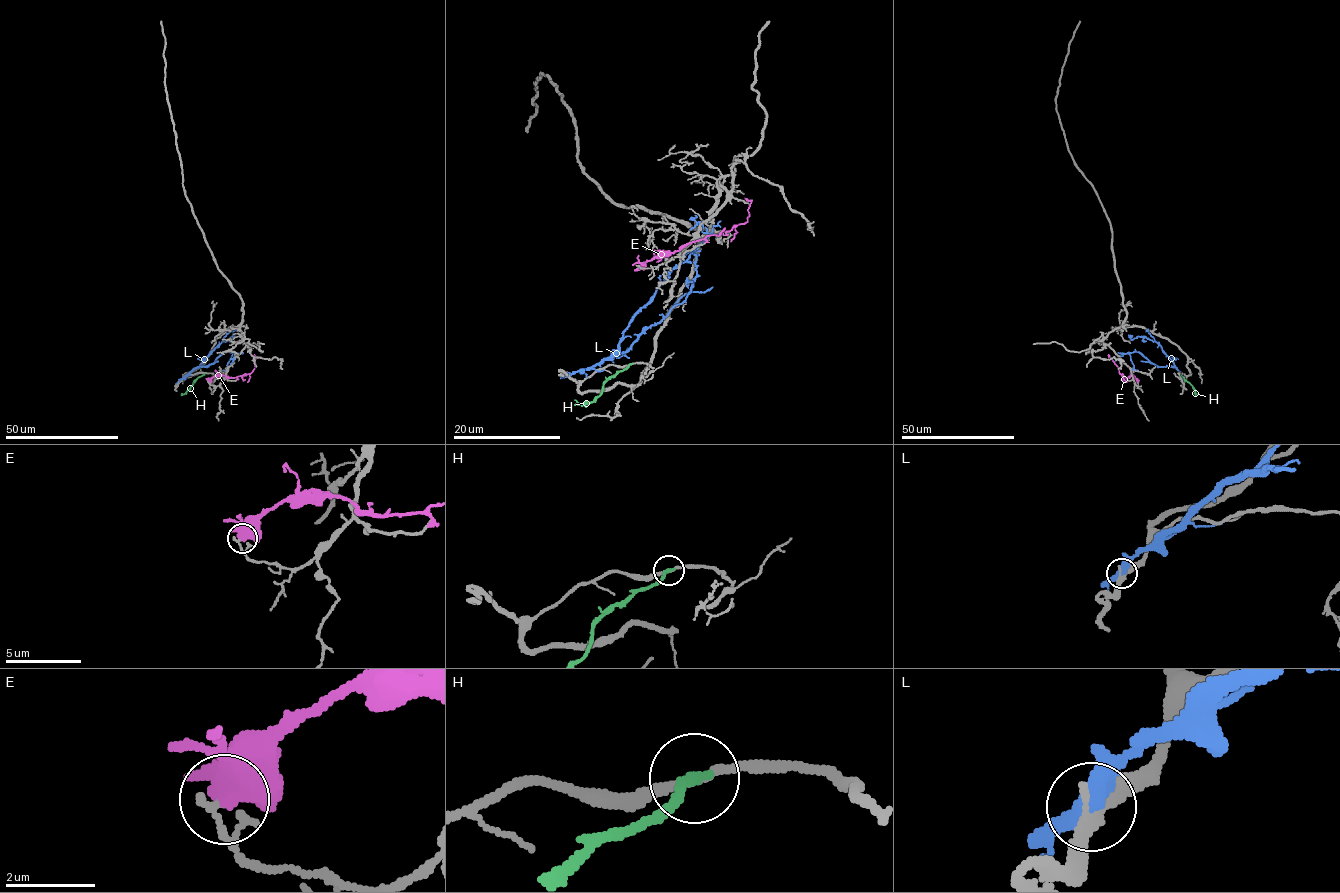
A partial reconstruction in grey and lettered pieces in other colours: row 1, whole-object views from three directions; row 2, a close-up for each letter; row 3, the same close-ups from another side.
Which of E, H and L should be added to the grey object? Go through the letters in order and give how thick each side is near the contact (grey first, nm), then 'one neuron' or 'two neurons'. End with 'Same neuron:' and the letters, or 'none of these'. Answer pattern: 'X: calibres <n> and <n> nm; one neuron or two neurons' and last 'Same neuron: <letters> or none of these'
E: calibres 200 and 750 nm; two neurons
H: calibres 200 and 240 nm; two neurons
L: calibres 240 and 440 nm; two neurons
Same neuron: none of these

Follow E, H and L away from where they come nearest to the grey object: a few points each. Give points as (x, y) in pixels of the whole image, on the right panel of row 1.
E: (1137, 381), (1133, 375), (1125, 377), (1120, 373), (1108, 355)
H: (1178, 373), (1194, 390), (1193, 393)
L: (1183, 382), (1174, 367), (1157, 366), (1138, 352), (1120, 356), (1121, 364)

